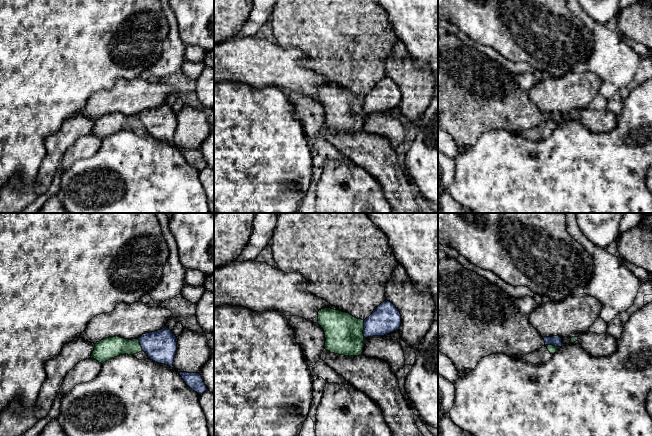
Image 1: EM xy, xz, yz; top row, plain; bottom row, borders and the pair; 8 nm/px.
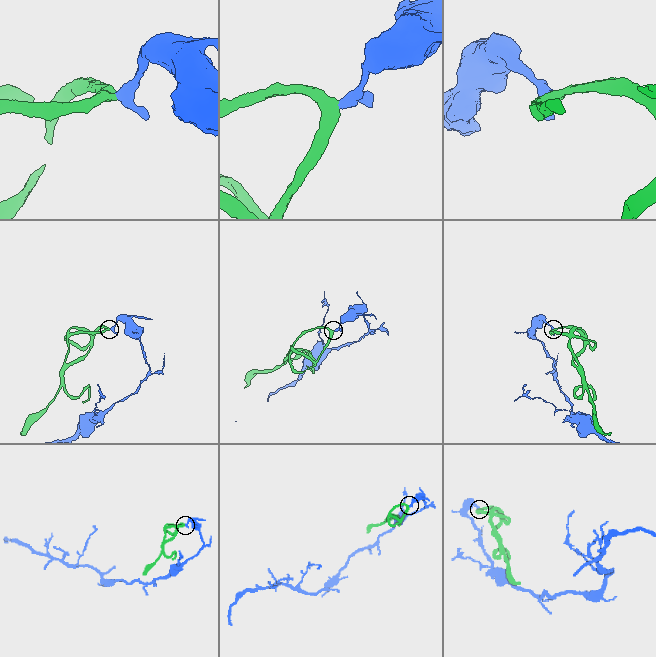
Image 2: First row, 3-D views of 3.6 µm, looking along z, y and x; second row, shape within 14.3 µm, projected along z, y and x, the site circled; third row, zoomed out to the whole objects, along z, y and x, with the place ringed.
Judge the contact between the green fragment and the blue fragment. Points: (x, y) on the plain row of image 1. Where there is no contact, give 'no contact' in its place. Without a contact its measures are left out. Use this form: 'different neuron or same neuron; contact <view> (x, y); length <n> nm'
different neuron; contact xz (363, 104); length 140 nm

